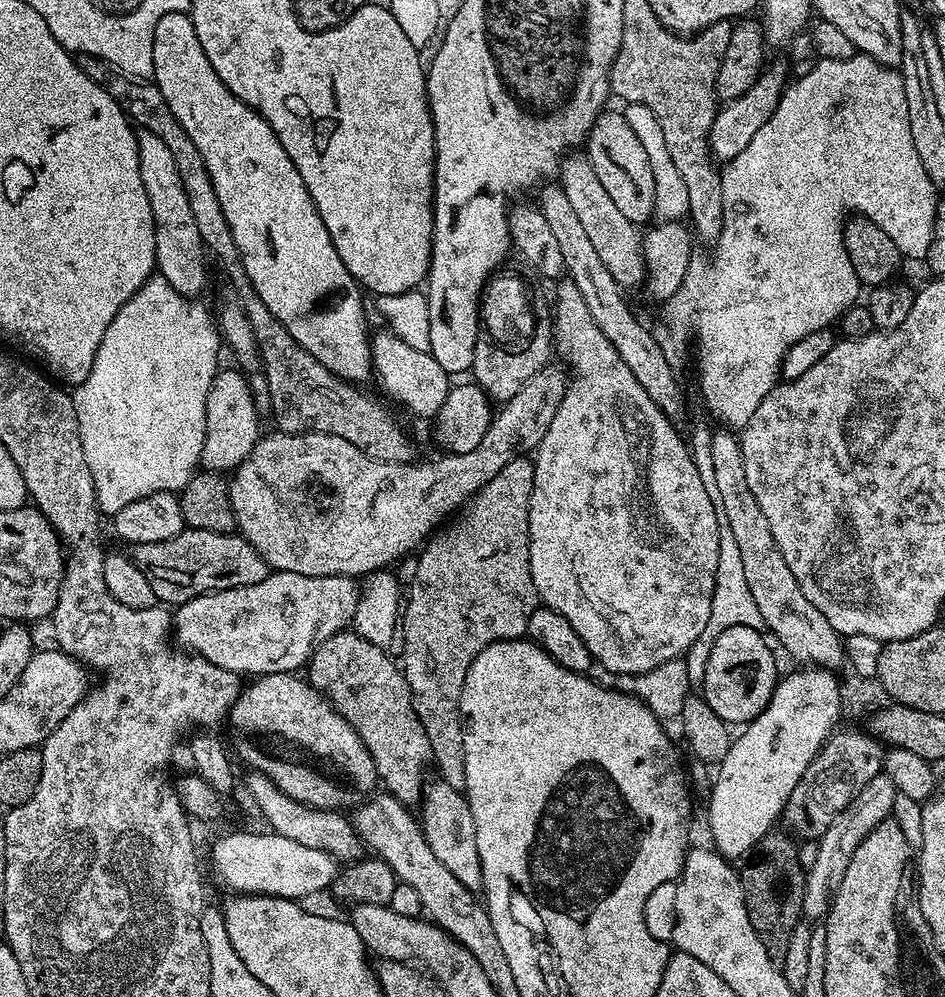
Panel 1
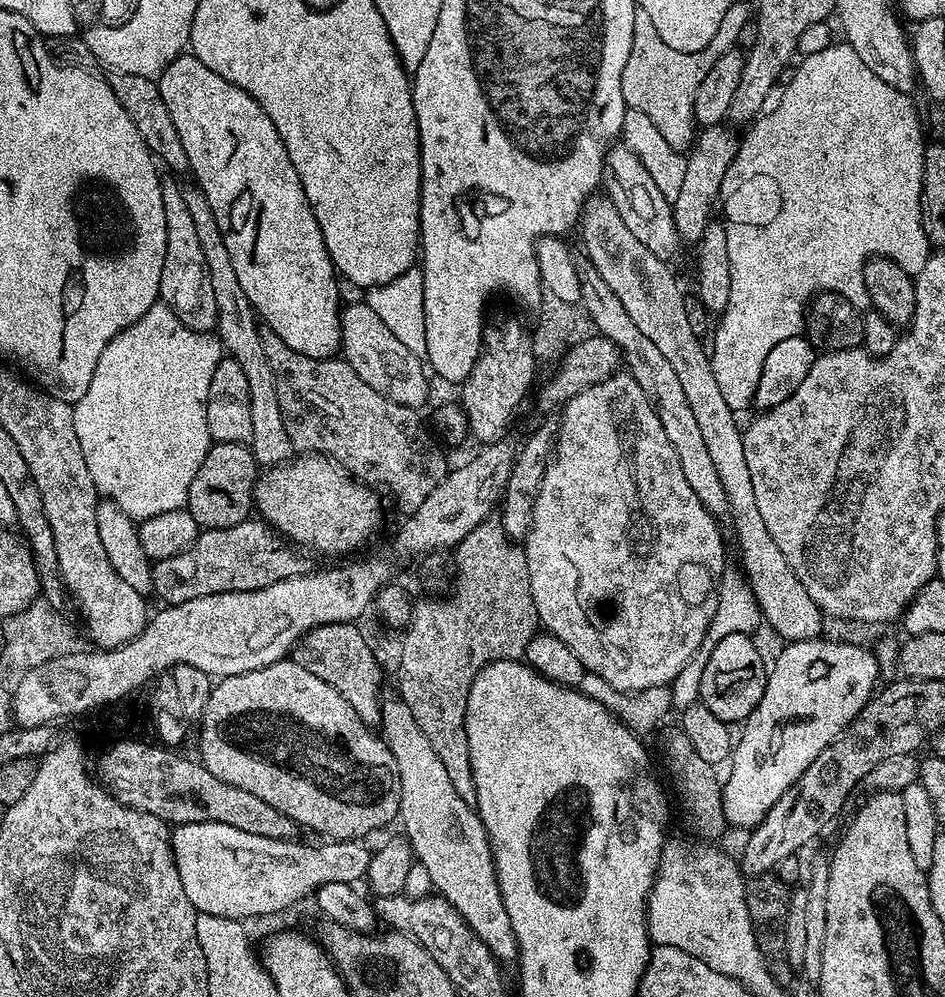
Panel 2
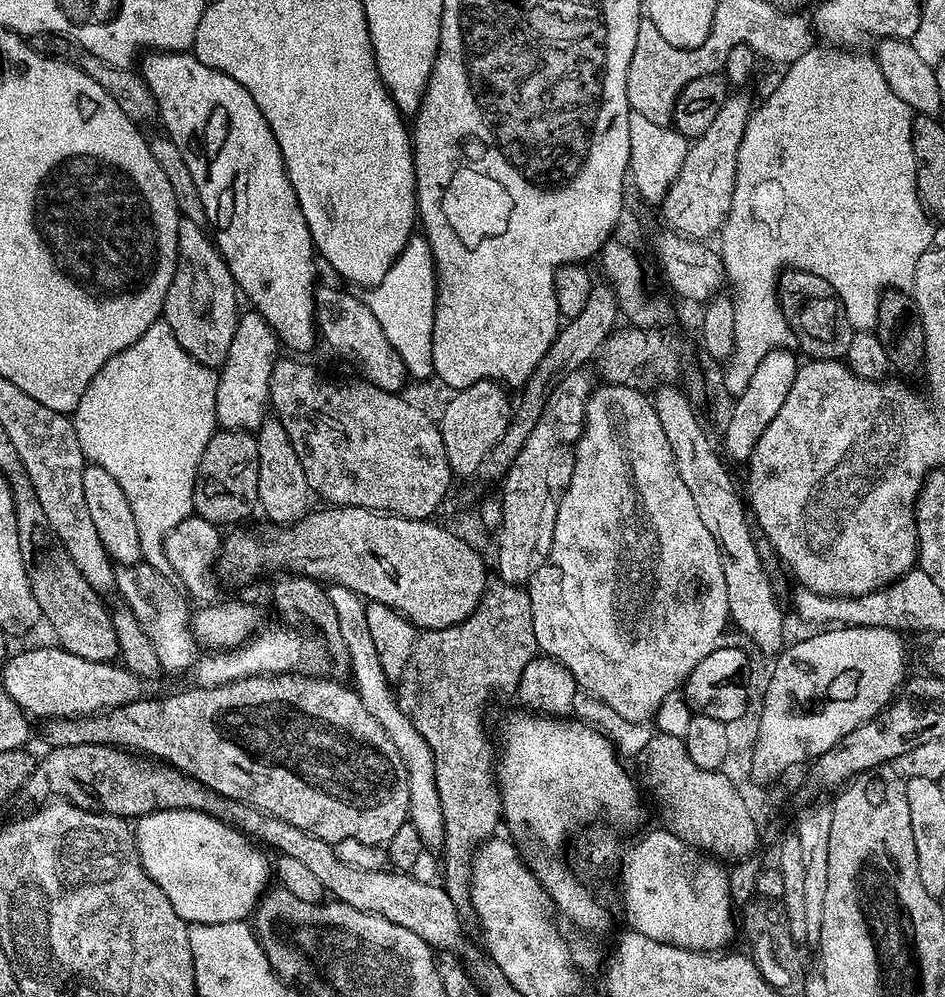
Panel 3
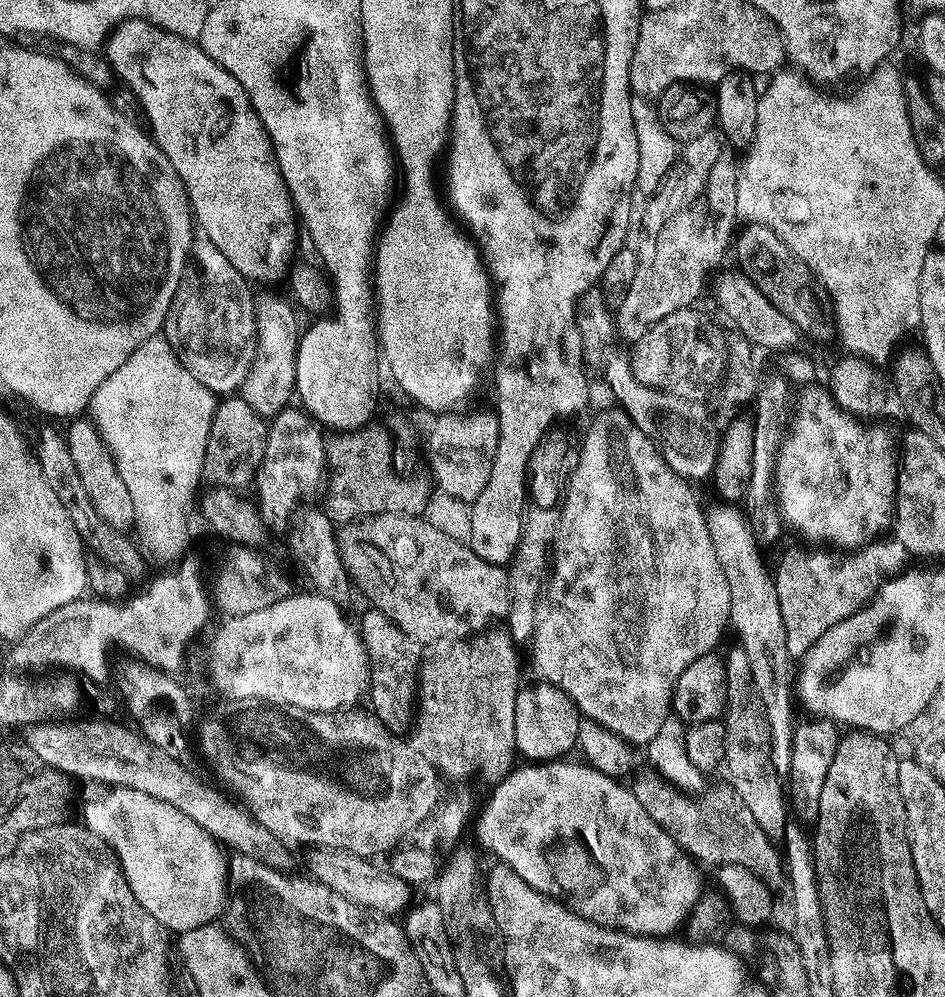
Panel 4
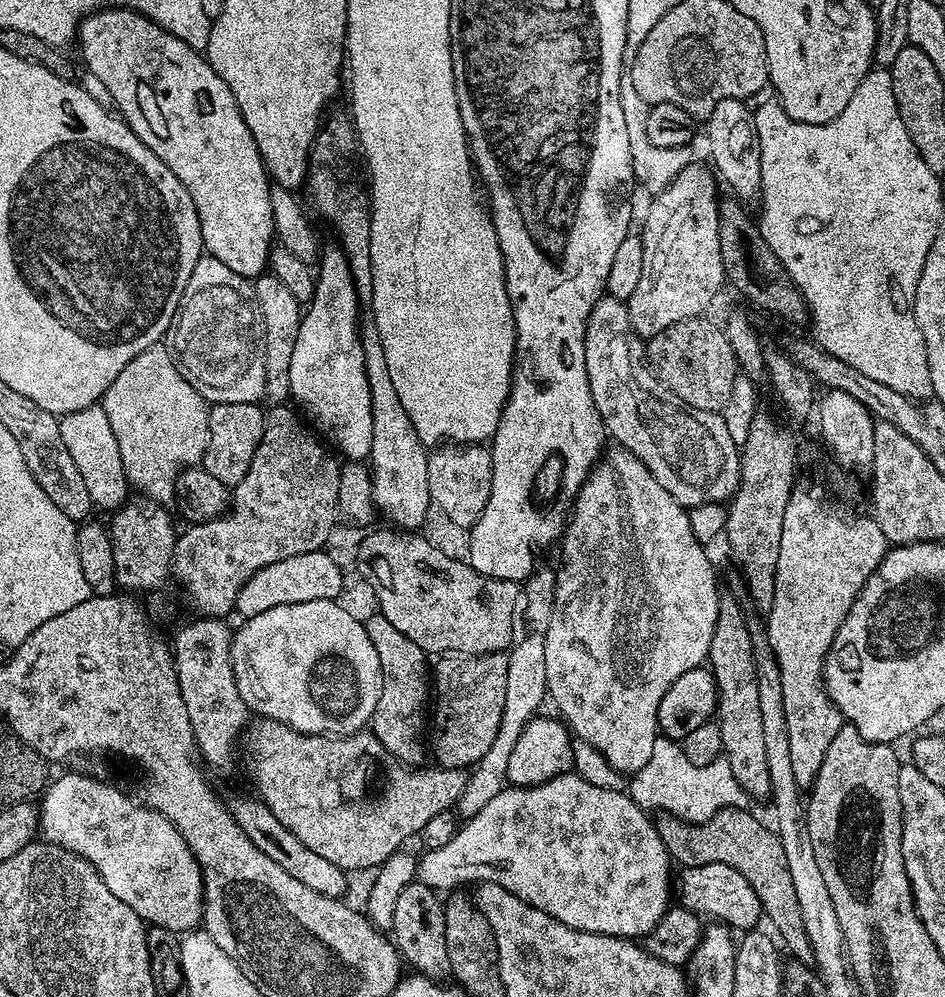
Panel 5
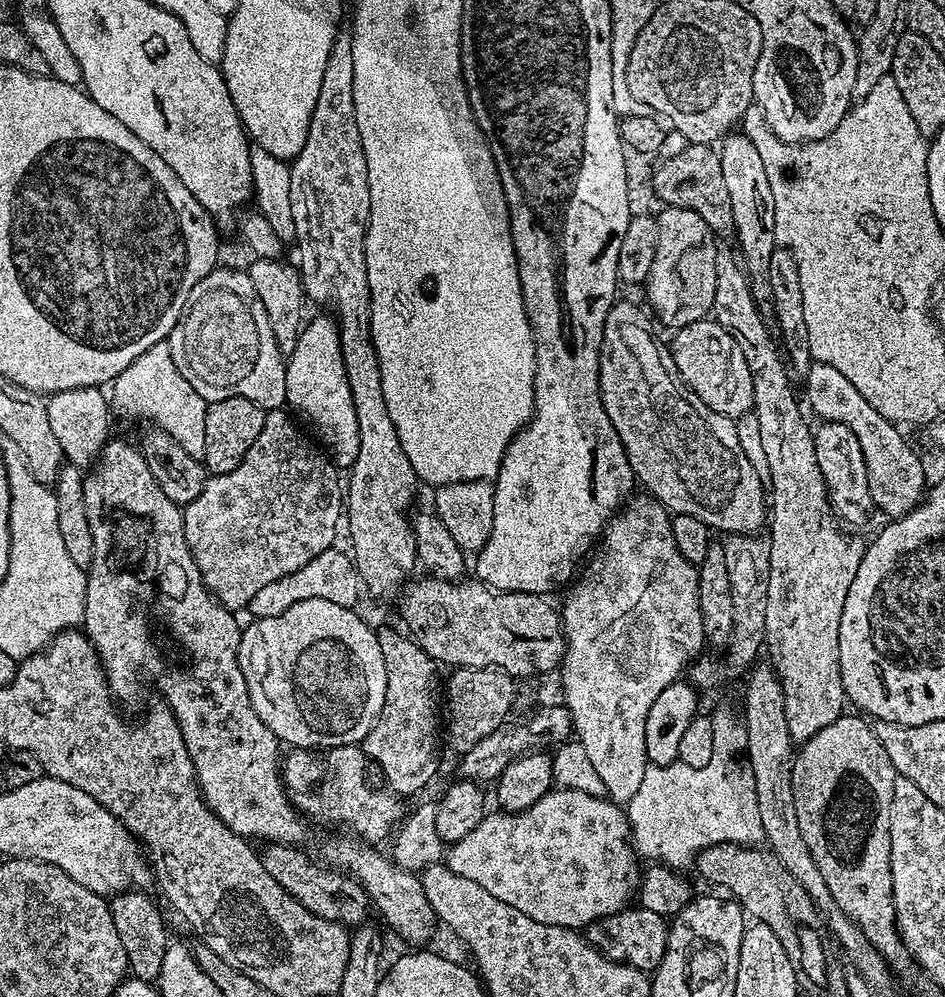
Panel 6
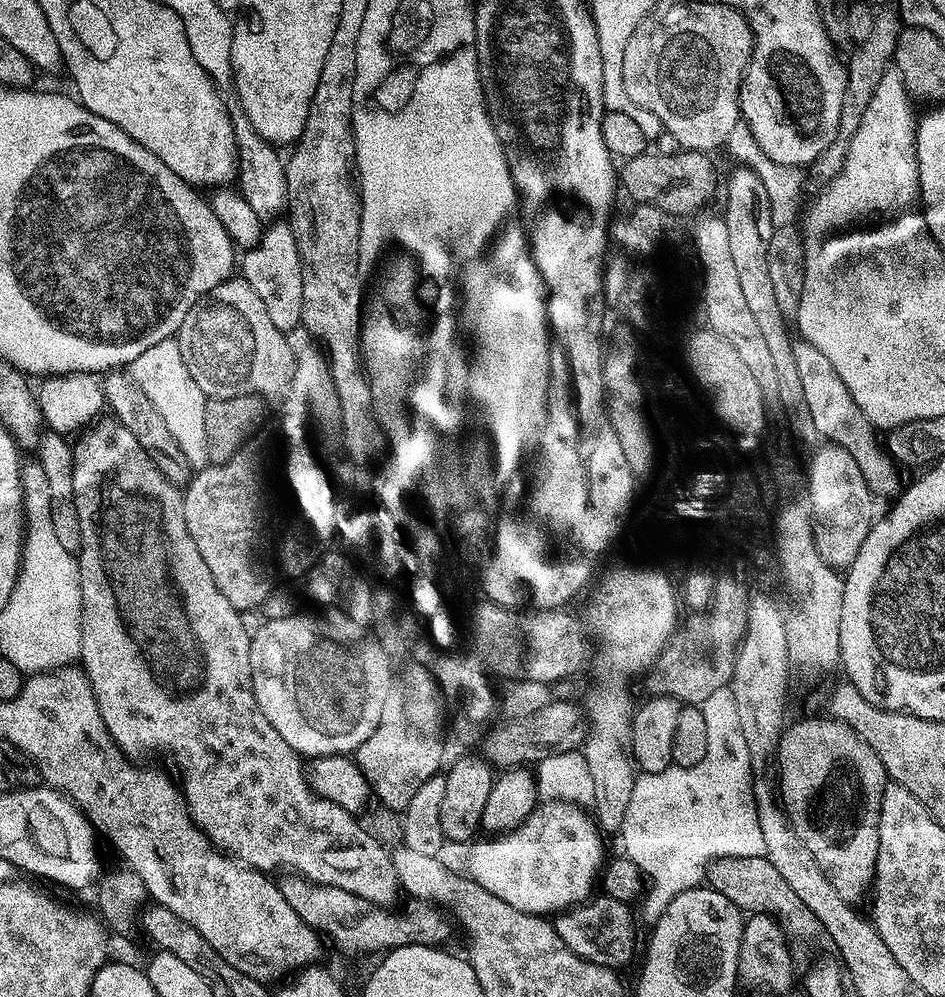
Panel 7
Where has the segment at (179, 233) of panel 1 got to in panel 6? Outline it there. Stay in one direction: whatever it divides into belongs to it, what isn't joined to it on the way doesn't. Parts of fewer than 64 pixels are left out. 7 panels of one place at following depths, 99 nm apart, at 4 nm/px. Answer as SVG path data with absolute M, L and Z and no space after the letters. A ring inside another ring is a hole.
M217 266L210 274L206 274L206 278L202 278L202 282L198 282L198 286L194 286L194 290L190 290L190 298L186 298L186 306L166 343L170 346L170 358L174 362L174 366L178 366L182 375L200 389L200 396L204 401L211 402L222 398L250 398L250 402L254 402L265 410L280 410L285 407L286 357L280 353L280 347L274 338L274 330L270 330L270 318L266 318L266 306L262 306L262 298L258 298L258 290L254 290L254 282L250 282L247 271L240 269L239 272L236 268Z

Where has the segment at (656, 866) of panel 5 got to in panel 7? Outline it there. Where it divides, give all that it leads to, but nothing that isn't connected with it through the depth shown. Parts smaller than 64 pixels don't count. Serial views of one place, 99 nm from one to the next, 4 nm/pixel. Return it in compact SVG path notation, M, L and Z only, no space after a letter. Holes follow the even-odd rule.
M563 801L544 802L537 805L519 827L498 837L488 838L486 842L475 841L468 856L466 872L469 879L523 913L550 916L588 900L592 883L597 883L598 873L606 857L604 844L600 841L601 833L589 813L587 816L584 812L587 811L583 807Z

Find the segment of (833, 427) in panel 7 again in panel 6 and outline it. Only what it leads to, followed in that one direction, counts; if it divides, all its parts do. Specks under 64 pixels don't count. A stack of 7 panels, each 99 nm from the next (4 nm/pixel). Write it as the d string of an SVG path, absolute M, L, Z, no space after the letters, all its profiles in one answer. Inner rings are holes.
M812 363L802 377L802 384L814 415L821 416L821 421L846 426L850 434L858 438L862 458L866 462L873 505L879 511L881 508L888 518L905 516L914 510L926 495L924 464L919 454L900 437L901 429L893 421L882 418L882 414L878 414L878 410L874 410L874 406L870 406L858 390L854 390L854 382L850 382L850 378L845 378L839 370L834 370L834 366Z

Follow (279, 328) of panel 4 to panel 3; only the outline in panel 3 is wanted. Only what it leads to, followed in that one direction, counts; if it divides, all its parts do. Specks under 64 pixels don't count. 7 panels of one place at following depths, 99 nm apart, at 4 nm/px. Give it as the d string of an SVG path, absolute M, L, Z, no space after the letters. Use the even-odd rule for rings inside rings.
M254 310L241 315L236 322L234 338L216 378L216 422L221 429L237 428L243 432L255 433L266 419L270 408L268 391L270 374L278 359L276 332Z

